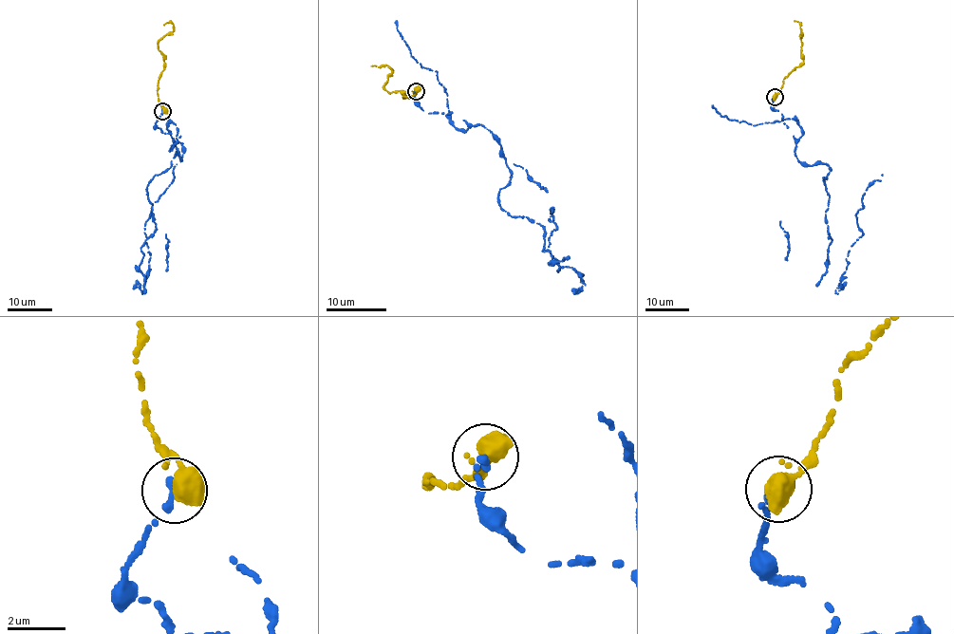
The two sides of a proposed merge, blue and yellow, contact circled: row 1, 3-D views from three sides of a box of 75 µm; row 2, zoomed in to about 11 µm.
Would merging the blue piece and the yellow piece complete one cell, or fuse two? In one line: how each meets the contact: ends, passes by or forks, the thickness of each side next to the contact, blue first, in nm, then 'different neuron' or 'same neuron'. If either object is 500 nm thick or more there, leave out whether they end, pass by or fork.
blue ends; yellow passes by; calibres 300 and 400 nm; same neuron

